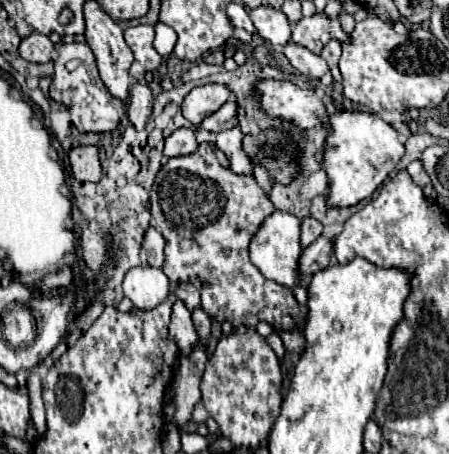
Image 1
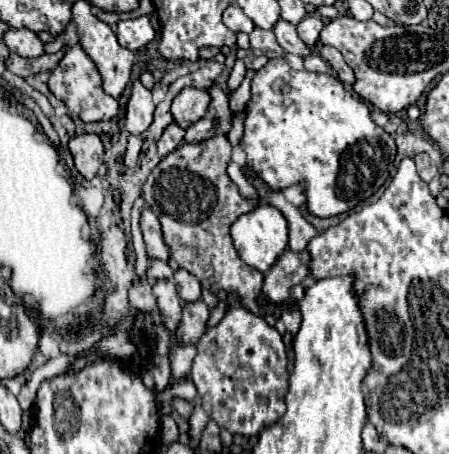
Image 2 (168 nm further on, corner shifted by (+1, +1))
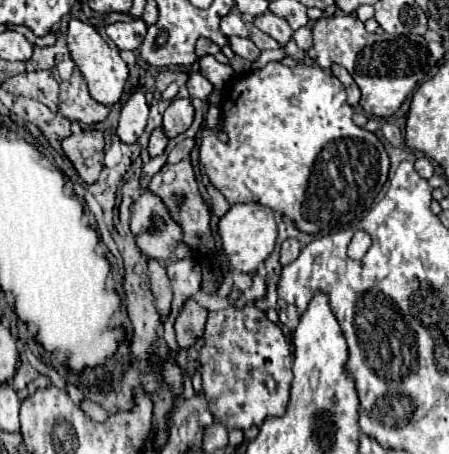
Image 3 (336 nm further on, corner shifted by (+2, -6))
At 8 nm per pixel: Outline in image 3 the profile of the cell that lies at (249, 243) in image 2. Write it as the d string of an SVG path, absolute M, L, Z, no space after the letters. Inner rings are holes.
M258 203L232 205L232 209L218 221L218 231L222 237L222 249L230 261L230 267L242 273L256 273L258 267L270 257L276 245L278 227L274 221L274 211Z

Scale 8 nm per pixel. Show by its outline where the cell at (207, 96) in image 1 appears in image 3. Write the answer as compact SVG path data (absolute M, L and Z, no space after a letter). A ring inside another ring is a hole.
M174 99L164 113L164 133L172 139L182 135L194 121L194 107L190 99Z

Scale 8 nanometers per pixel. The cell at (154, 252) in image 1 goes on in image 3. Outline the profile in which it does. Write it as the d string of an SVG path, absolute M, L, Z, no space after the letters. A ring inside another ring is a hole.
M150 191L142 193L132 205L130 229L136 245L148 259L168 261L180 243L180 227L168 215L164 203Z

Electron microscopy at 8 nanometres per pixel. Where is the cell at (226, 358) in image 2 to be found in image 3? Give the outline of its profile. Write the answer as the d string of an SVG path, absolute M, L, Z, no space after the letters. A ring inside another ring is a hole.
M228 305L222 311L210 313L206 331L202 335L202 349L198 357L198 371L202 375L202 389L208 401L208 409L214 415L214 421L222 423L226 429L250 429L252 425L260 427L268 417L284 415L290 401L290 383L292 383L292 353L280 331L272 321L268 321L266 313L256 305L246 305L244 309L236 309Z

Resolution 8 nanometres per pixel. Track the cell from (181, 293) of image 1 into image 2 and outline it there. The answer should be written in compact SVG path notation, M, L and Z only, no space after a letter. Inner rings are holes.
M179 268L173 276L173 282L175 282L177 294L183 302L195 302L195 300L201 298L201 284L191 272Z

